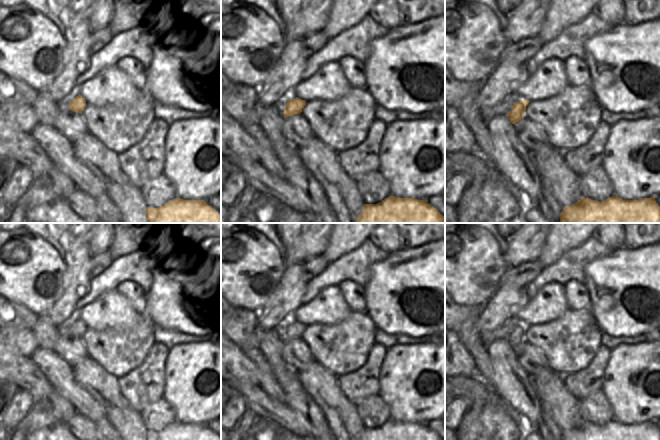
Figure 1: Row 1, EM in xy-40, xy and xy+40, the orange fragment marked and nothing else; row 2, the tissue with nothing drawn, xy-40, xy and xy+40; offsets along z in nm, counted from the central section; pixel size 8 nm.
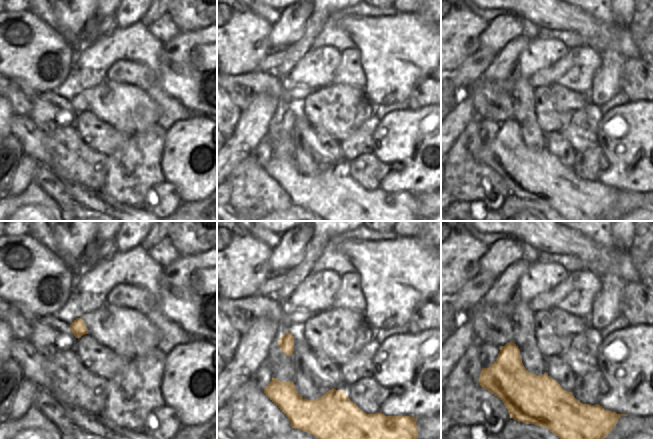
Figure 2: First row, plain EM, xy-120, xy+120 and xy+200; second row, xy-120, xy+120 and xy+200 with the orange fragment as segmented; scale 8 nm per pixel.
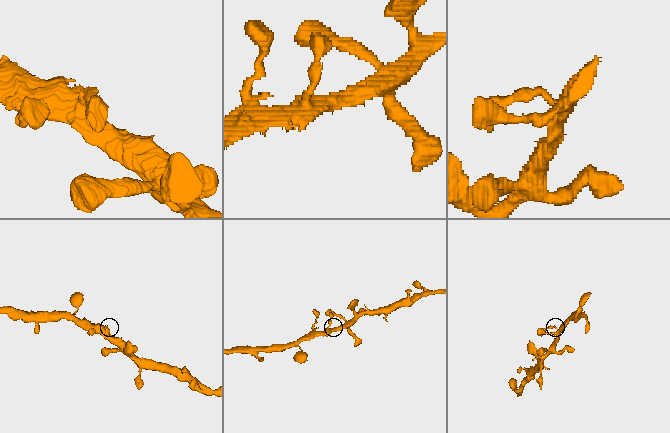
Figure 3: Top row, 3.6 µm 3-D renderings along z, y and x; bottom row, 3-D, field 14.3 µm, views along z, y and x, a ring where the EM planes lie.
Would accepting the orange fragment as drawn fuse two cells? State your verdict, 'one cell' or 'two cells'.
one cell

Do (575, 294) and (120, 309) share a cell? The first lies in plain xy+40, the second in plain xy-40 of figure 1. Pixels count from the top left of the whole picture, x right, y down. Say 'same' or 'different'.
different

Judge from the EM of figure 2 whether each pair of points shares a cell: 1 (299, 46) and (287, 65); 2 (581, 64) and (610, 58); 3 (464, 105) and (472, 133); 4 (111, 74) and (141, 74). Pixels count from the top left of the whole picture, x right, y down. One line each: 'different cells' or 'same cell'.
1: same cell
2: different cells
3: different cells
4: same cell

